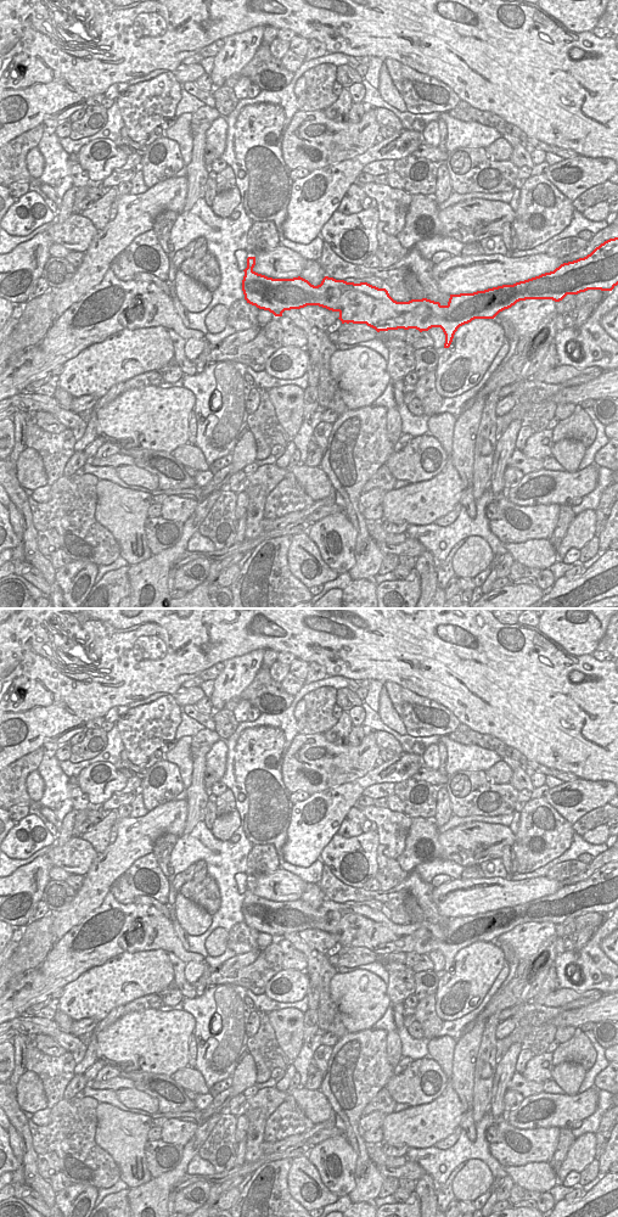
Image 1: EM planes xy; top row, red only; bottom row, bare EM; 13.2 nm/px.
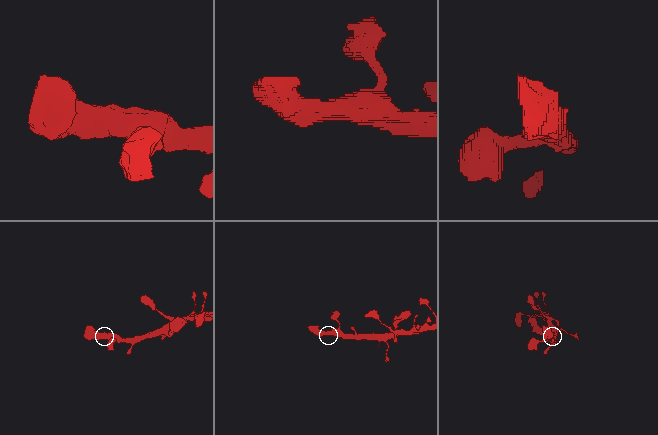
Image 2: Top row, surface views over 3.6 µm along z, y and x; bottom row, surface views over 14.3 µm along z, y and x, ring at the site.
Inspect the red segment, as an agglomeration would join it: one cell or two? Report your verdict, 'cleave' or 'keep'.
keep

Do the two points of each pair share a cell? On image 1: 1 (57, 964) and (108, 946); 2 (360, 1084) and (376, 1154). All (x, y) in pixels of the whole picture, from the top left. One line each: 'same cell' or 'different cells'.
1: same cell
2: different cells

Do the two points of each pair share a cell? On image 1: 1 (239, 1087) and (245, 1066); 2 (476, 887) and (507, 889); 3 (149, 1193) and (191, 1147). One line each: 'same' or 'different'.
1: same
2: same
3: same

